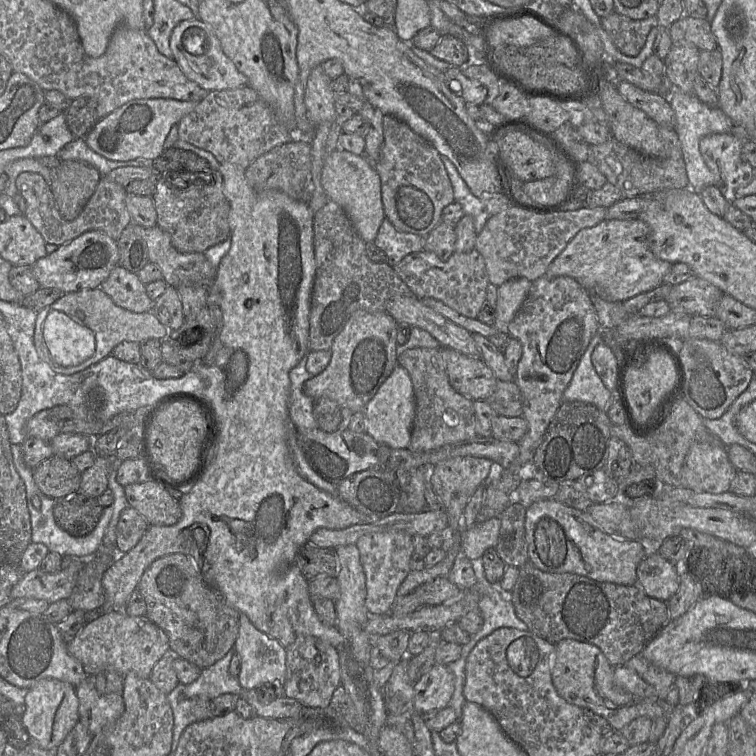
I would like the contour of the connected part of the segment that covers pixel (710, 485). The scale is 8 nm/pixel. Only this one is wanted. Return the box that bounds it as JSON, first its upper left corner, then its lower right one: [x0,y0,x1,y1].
[681,442,738,494]

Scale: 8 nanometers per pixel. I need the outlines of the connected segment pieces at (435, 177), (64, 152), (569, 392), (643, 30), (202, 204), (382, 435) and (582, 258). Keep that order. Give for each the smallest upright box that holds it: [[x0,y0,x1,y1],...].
[[371,114,454,236],[58,138,153,176],[563,331,613,412],[601,11,659,57],[152,174,230,253],[364,365,416,449],[546,219,672,302]]

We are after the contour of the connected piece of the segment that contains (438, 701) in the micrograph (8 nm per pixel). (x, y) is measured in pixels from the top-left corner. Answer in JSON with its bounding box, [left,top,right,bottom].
[414,664,454,714]

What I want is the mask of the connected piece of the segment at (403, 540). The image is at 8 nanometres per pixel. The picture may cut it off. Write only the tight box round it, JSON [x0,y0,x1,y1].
[356,531,413,616]

